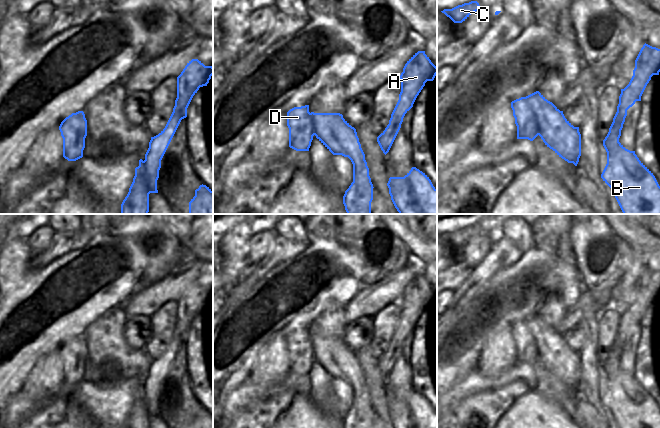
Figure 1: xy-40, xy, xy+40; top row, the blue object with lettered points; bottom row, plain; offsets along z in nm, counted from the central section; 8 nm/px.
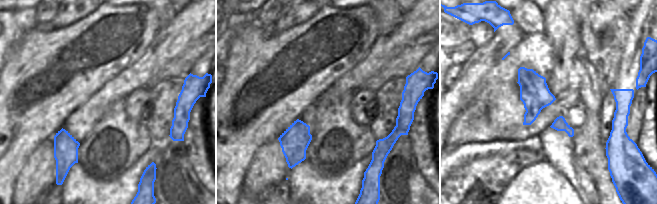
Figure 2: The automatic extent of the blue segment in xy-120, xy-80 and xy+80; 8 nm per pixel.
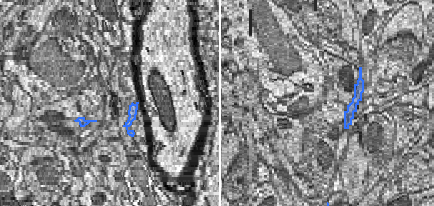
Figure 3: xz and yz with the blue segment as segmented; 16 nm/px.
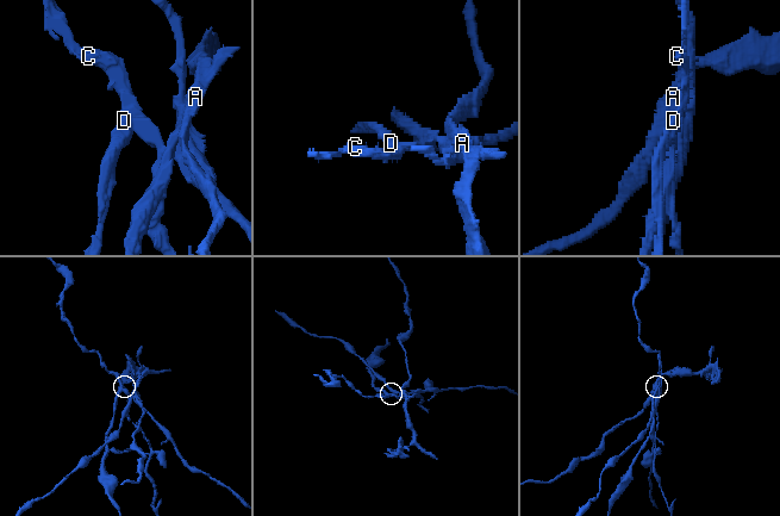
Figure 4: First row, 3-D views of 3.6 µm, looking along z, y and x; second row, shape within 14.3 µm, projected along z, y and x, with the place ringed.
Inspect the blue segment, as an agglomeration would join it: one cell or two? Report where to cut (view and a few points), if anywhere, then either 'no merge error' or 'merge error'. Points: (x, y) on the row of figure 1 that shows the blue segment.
xy+40 (519, 98), (532, 108), (539, 134) | merge error

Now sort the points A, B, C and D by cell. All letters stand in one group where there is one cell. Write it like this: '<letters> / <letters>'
A B C / D

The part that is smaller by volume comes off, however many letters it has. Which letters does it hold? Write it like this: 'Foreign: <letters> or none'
Foreign: D

